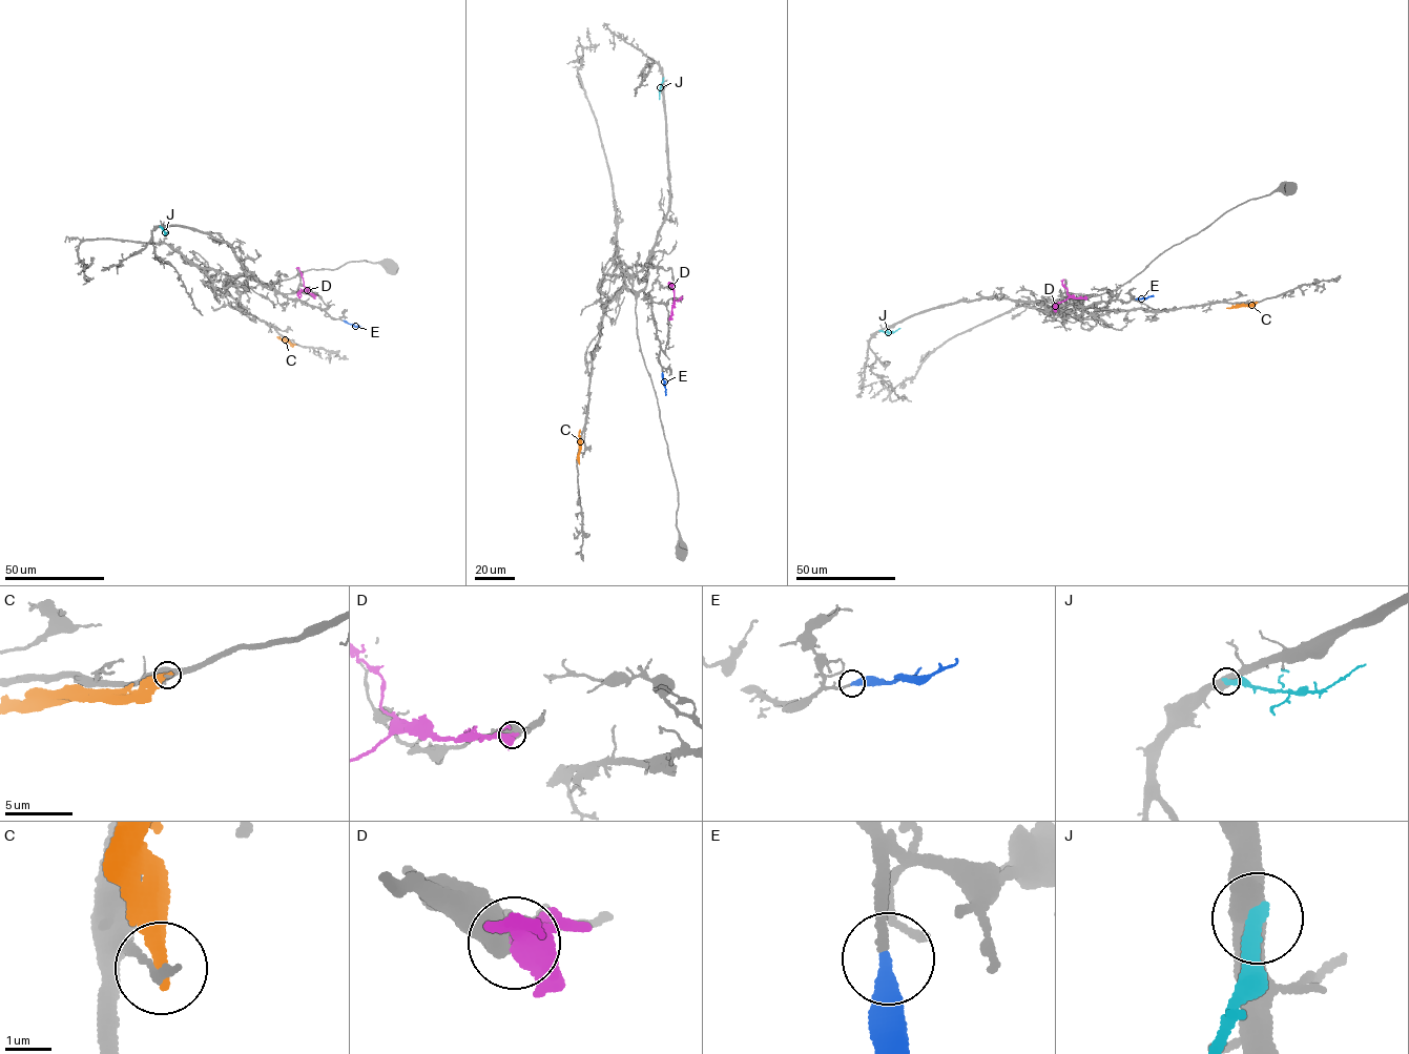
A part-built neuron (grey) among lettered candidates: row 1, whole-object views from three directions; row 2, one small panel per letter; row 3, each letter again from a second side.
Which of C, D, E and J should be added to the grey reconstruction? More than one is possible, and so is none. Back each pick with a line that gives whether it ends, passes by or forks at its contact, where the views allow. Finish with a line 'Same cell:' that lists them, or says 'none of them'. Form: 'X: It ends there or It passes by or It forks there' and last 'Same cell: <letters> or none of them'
E: It ends there
Same cell: E

